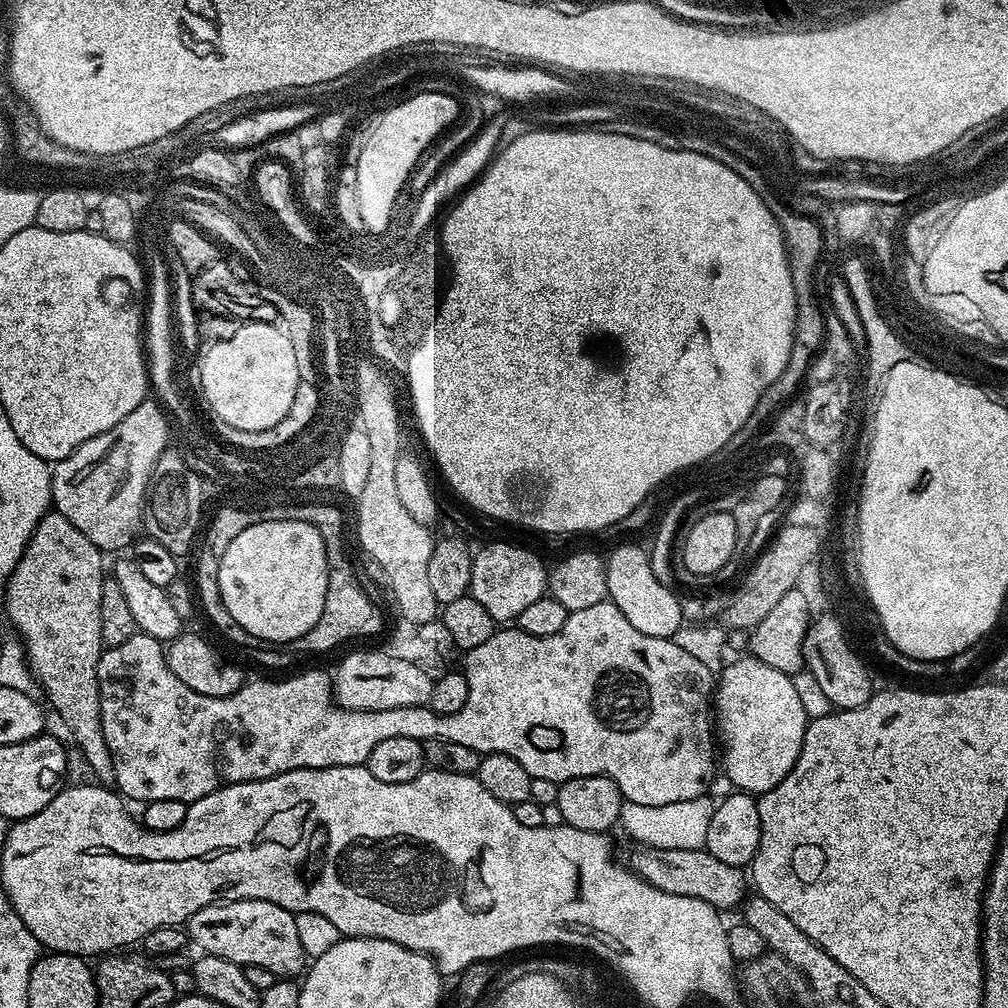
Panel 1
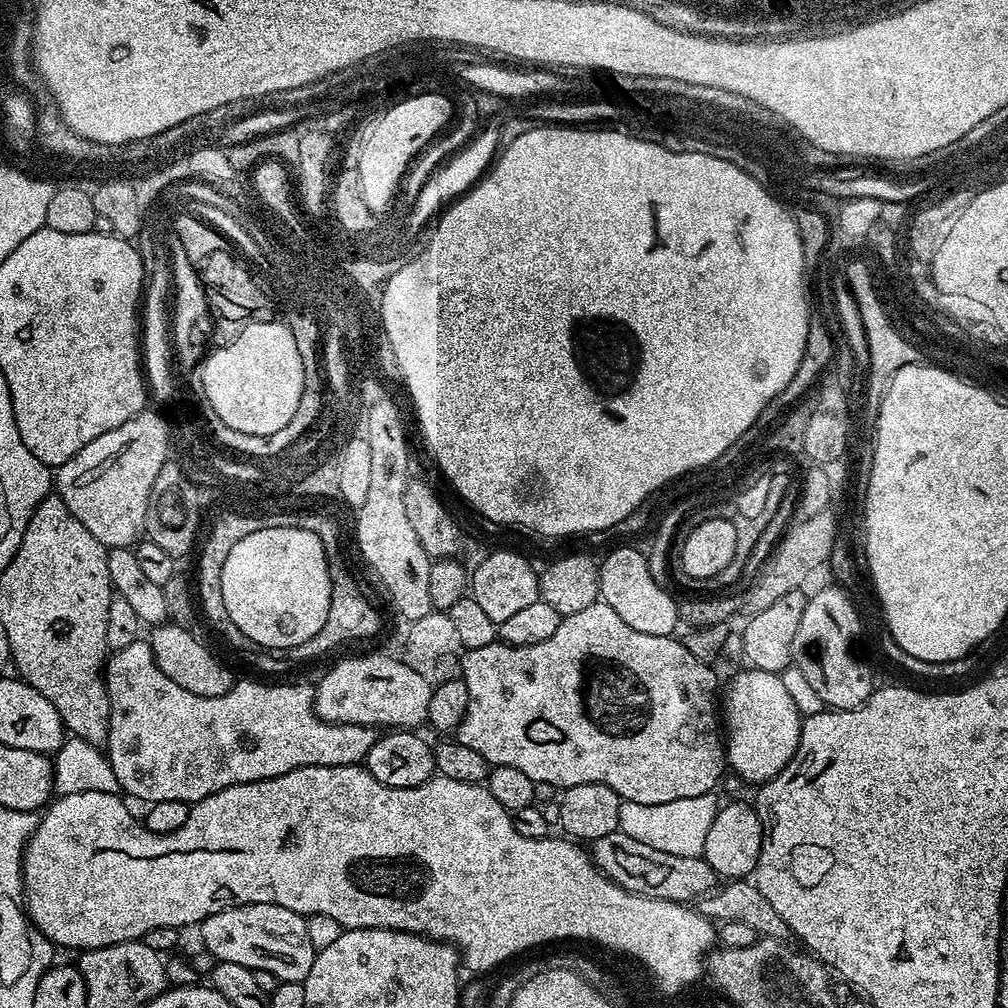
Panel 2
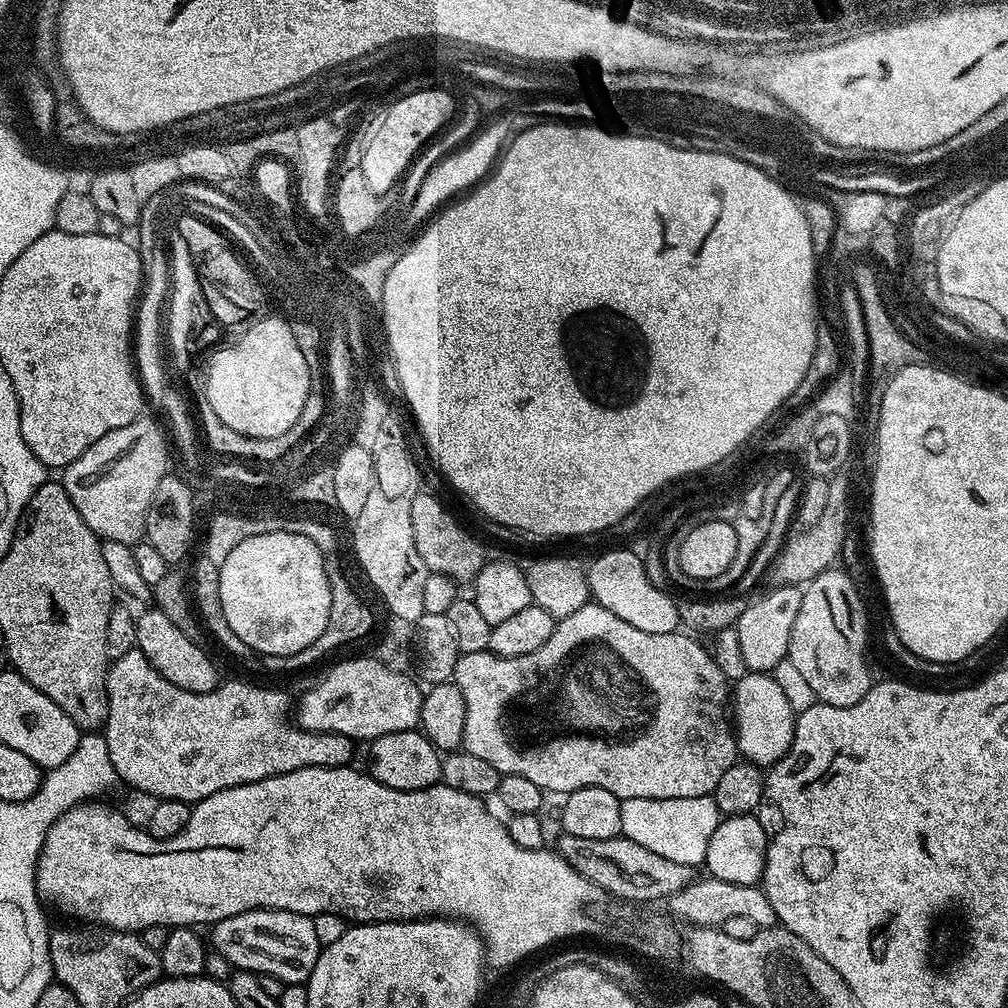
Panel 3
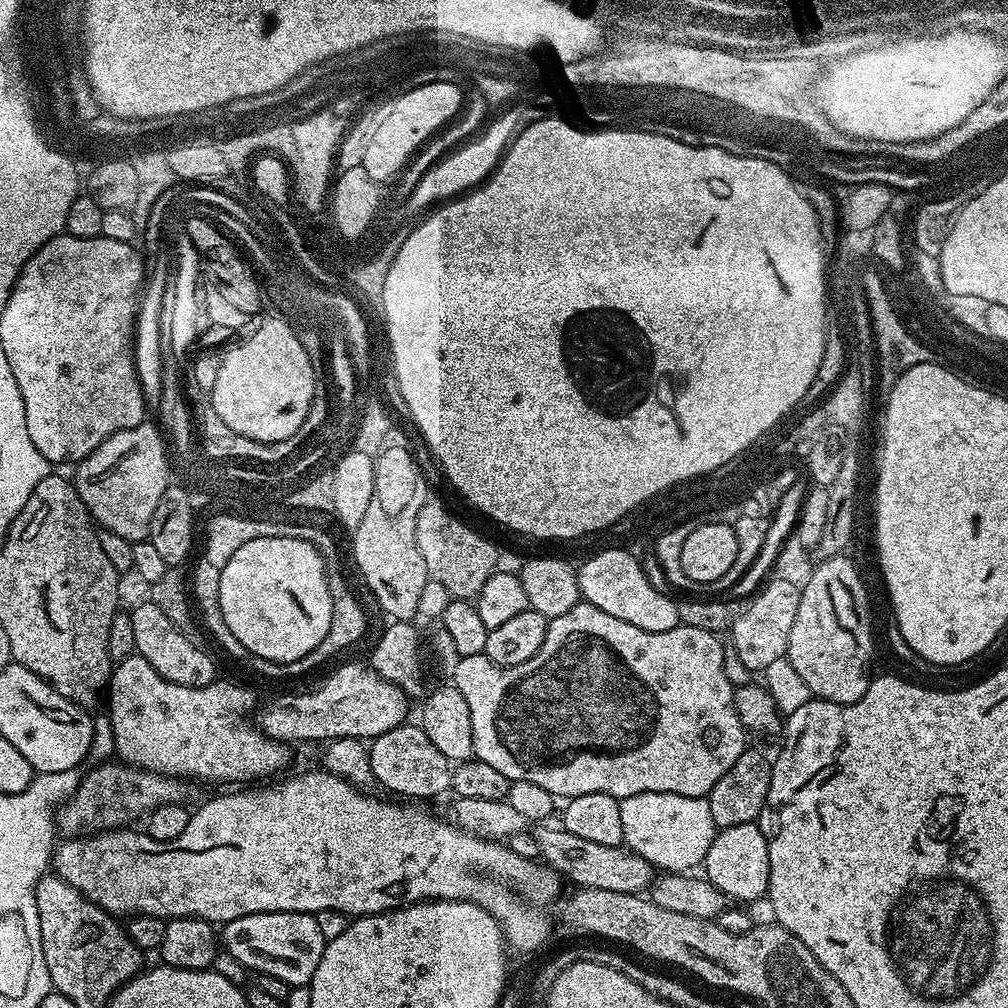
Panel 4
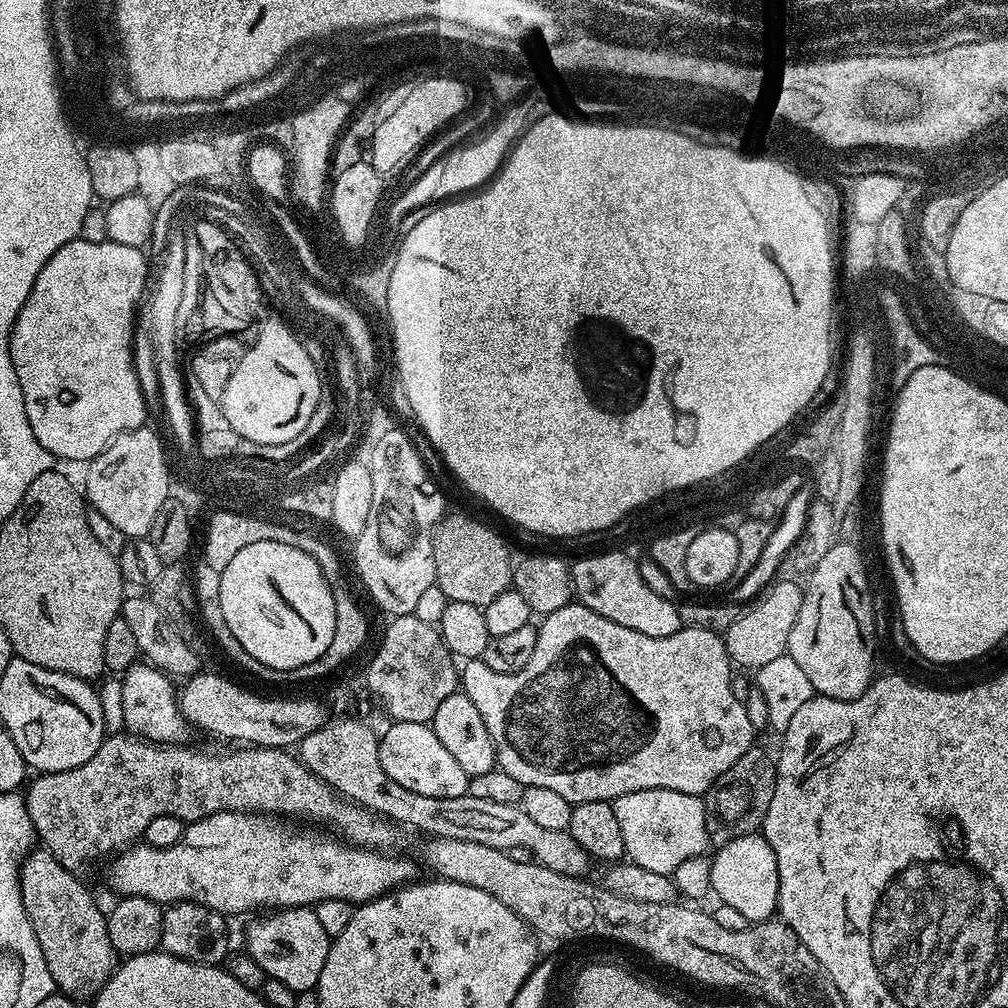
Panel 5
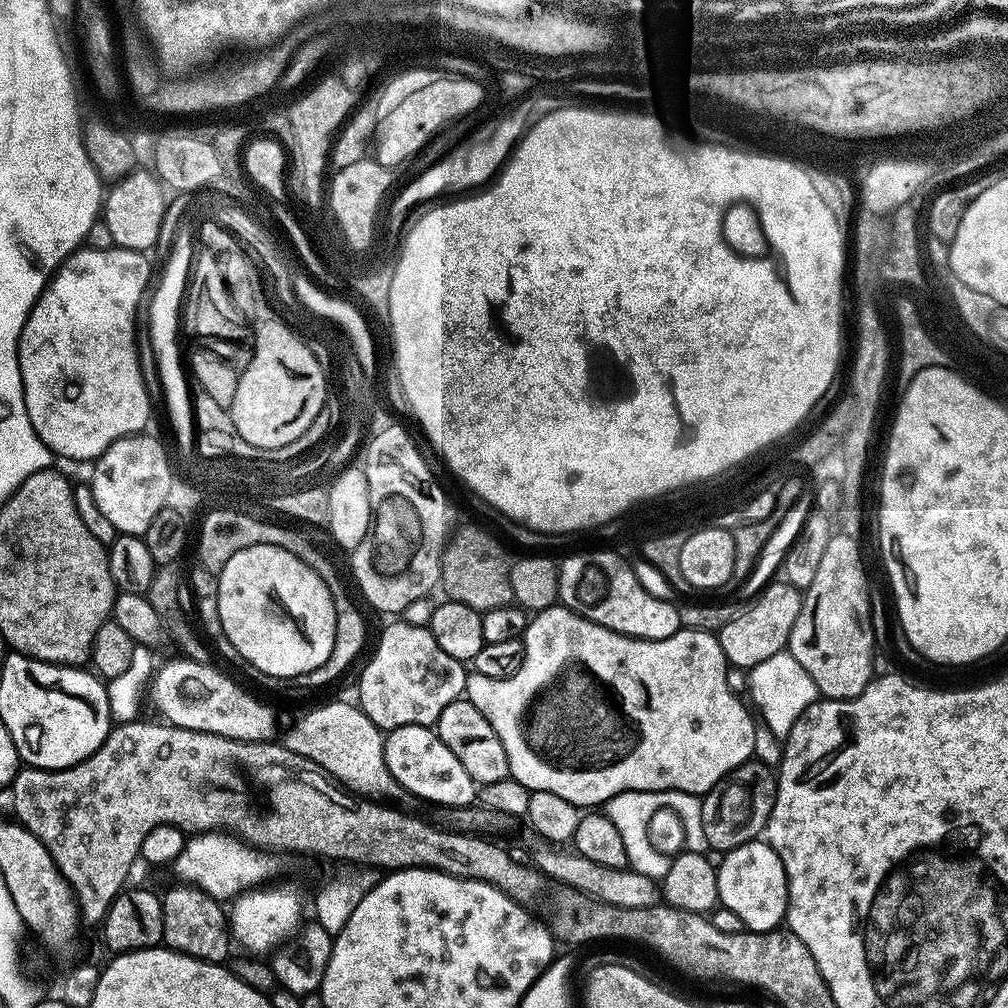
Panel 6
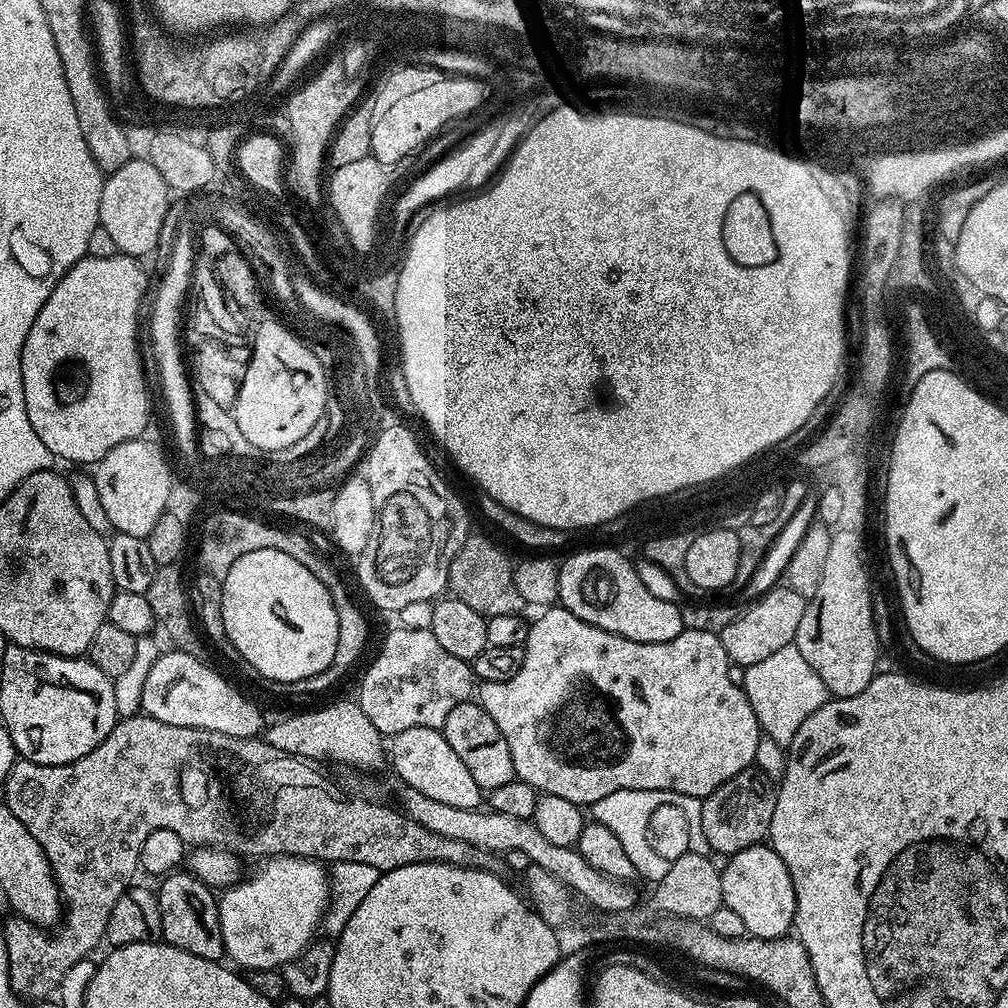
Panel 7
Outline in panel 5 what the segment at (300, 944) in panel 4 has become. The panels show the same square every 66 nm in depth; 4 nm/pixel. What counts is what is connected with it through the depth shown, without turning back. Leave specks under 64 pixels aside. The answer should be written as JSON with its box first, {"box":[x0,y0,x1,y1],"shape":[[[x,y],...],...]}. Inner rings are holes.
{"box":[248,906,330,992],"shape":[[[308,906],[303,908],[285,908],[273,911],[272,916],[264,916],[256,920],[248,928],[248,952],[252,960],[265,973],[265,977],[286,982],[295,992],[311,992],[316,987],[318,978],[322,974],[322,966],[326,966],[326,954],[330,938],[326,930],[318,922],[318,914]]]}

